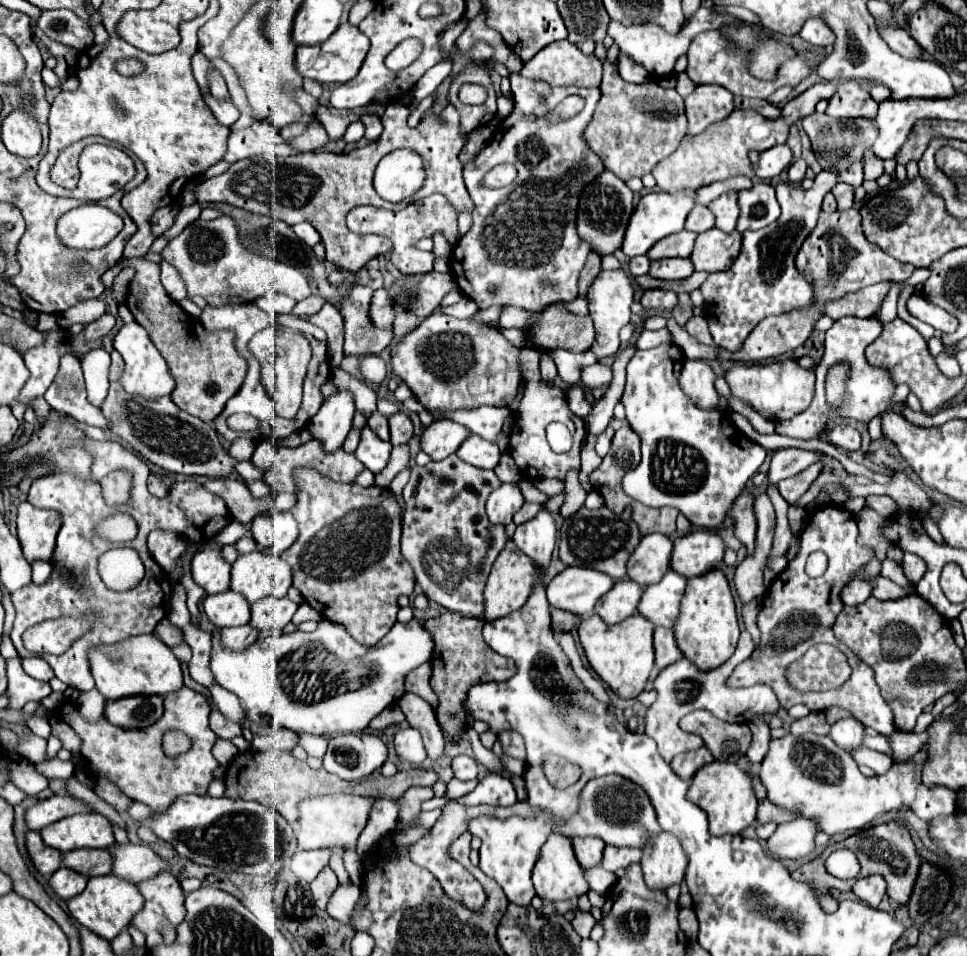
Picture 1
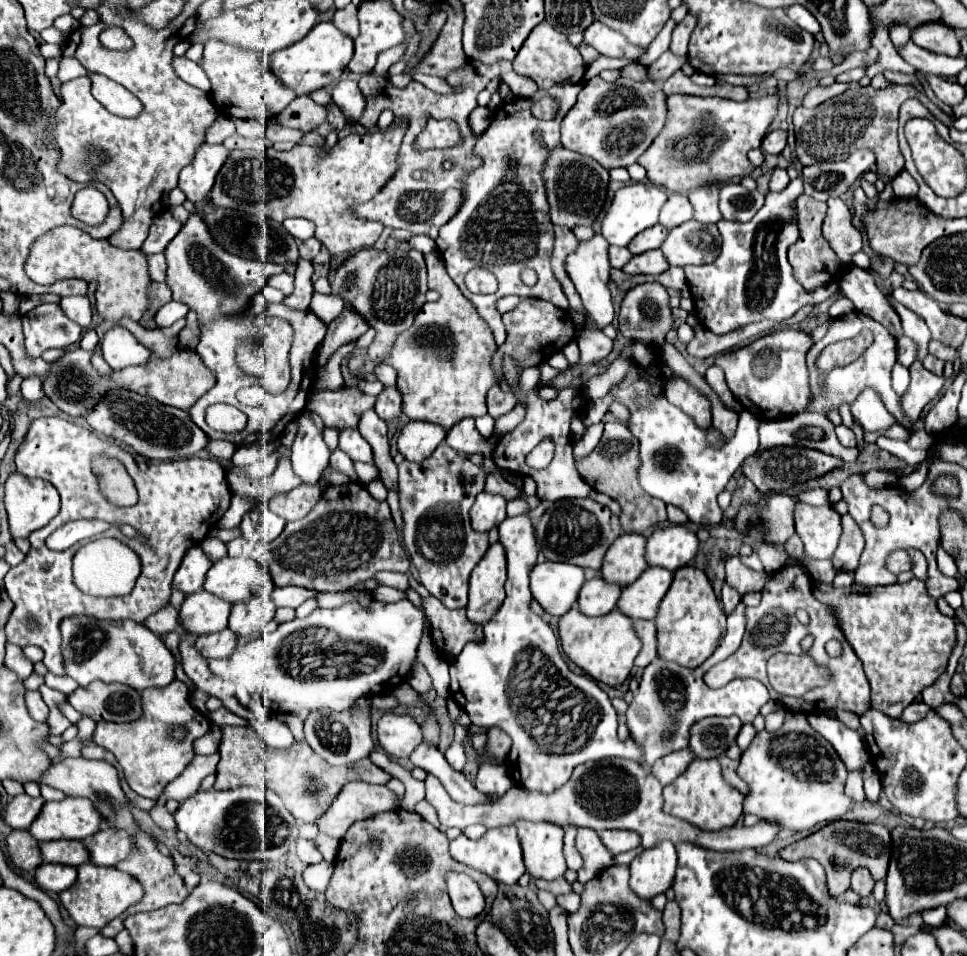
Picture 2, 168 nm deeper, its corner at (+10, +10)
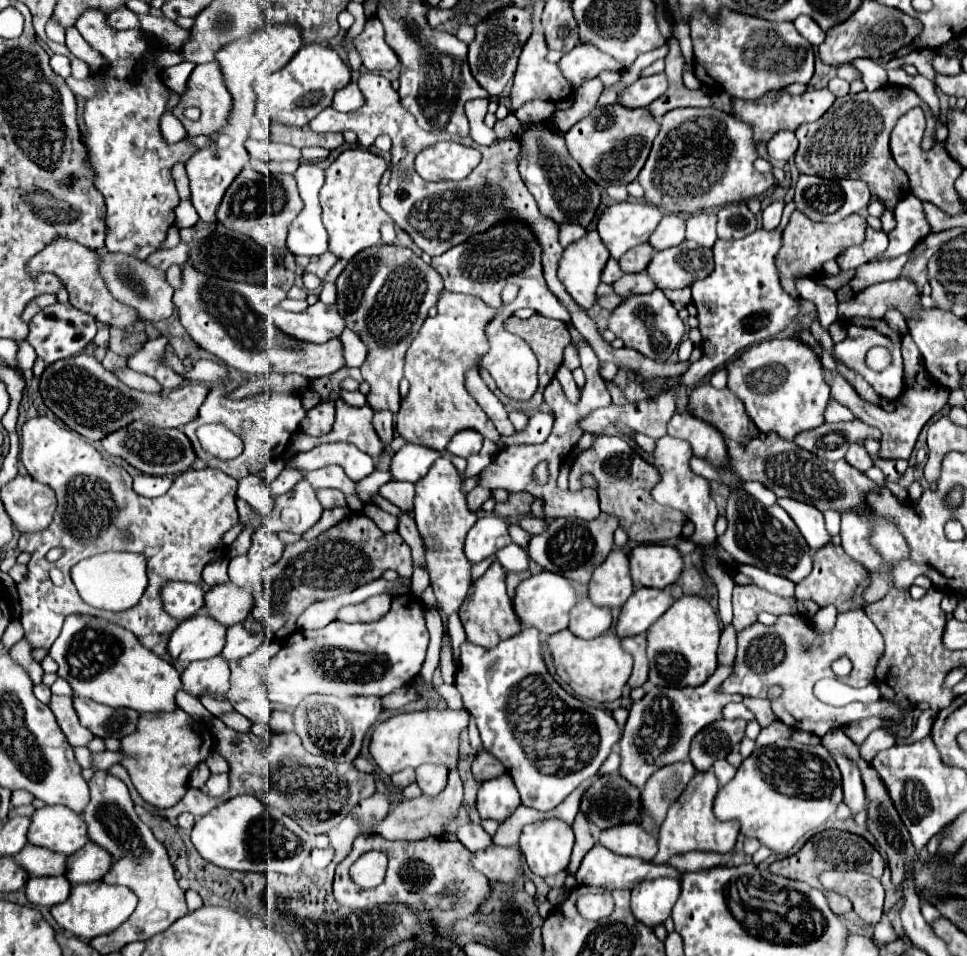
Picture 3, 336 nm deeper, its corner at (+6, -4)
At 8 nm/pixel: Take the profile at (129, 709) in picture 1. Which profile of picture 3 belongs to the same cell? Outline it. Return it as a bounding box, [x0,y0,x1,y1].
[73,696,139,740]

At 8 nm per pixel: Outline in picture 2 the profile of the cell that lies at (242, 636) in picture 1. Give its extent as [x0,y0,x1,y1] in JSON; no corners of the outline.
[195,628,237,658]

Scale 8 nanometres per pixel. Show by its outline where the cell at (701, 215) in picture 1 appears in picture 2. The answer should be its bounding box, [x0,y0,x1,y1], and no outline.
[659,194,693,230]

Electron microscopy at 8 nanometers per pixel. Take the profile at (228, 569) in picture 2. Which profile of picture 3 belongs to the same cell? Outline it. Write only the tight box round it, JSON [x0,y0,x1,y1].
[205,582,253,626]

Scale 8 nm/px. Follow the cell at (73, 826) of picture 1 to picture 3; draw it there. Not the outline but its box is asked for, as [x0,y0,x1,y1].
[27,806,89,854]

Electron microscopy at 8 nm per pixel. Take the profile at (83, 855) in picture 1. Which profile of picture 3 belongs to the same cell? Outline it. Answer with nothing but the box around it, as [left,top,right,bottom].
[15,844,67,876]

